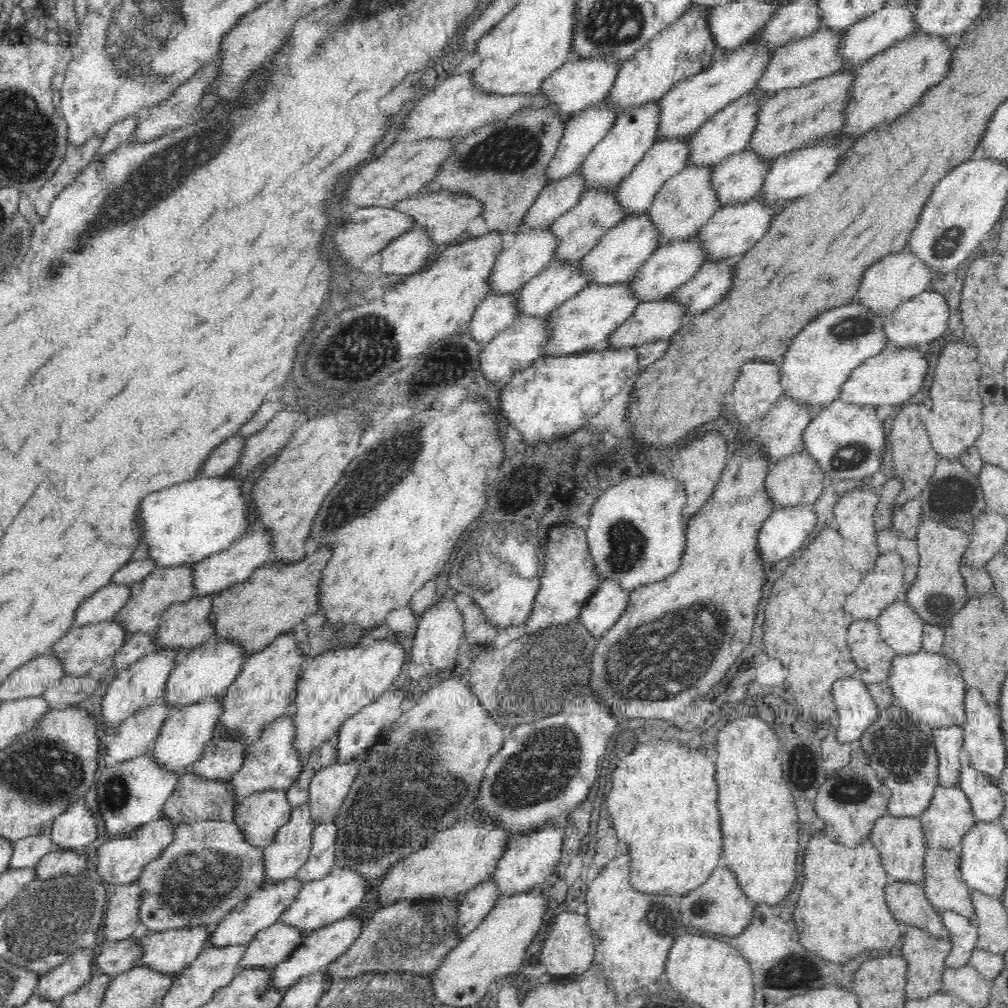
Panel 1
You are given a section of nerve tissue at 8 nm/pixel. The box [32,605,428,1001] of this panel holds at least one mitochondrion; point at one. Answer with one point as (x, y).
(196, 881)

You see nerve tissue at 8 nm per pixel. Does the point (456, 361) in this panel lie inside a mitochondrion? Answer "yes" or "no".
no

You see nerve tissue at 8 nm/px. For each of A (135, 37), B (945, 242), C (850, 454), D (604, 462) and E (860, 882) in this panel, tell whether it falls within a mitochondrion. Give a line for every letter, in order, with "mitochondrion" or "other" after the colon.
A: mitochondrion
B: mitochondrion
C: mitochondrion
D: other
E: other

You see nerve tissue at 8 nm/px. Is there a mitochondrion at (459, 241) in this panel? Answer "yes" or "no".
no

